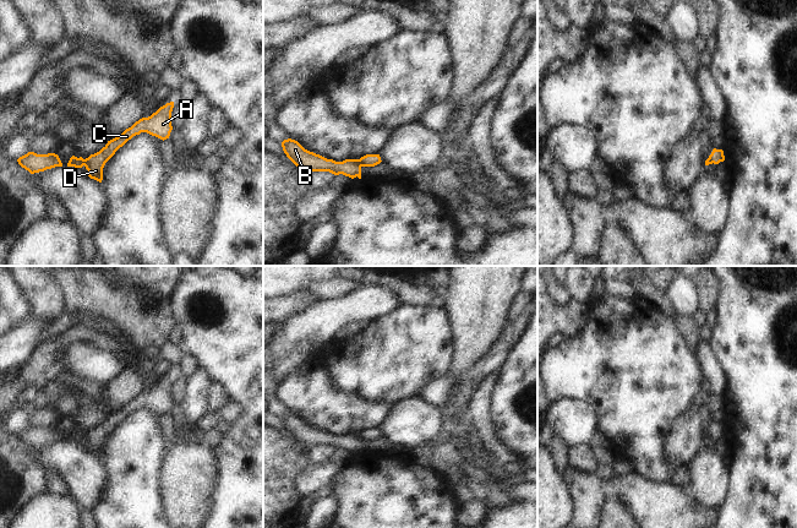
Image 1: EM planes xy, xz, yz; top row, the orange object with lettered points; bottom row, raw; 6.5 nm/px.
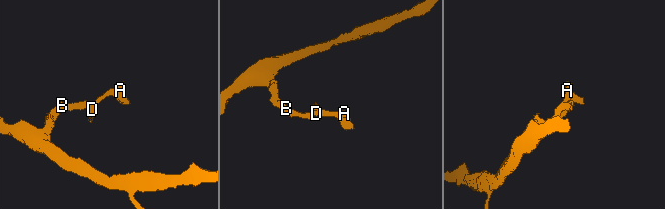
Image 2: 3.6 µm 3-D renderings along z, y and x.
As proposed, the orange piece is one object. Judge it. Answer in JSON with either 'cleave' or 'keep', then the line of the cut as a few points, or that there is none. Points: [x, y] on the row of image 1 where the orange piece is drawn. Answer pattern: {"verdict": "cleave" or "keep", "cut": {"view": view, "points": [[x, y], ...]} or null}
{"verdict": "cleave", "cut": {"view": "xz", "points": [[356, 159], [361, 165]]}}

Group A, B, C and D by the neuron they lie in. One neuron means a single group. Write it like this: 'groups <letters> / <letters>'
groups A C D / B

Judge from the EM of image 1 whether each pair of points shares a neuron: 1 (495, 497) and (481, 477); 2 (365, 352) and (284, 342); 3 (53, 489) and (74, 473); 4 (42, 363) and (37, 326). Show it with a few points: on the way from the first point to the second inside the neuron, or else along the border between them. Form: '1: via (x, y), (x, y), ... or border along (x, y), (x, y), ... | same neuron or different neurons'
1: via (493, 493), (486, 482) | same neuron
2: border along (332, 342), (325, 348) | different neurons
3: border along (49, 469), (53, 469), (61, 478), (67, 494) | different neurons
4: border along (39, 344), (25, 364) | different neurons

